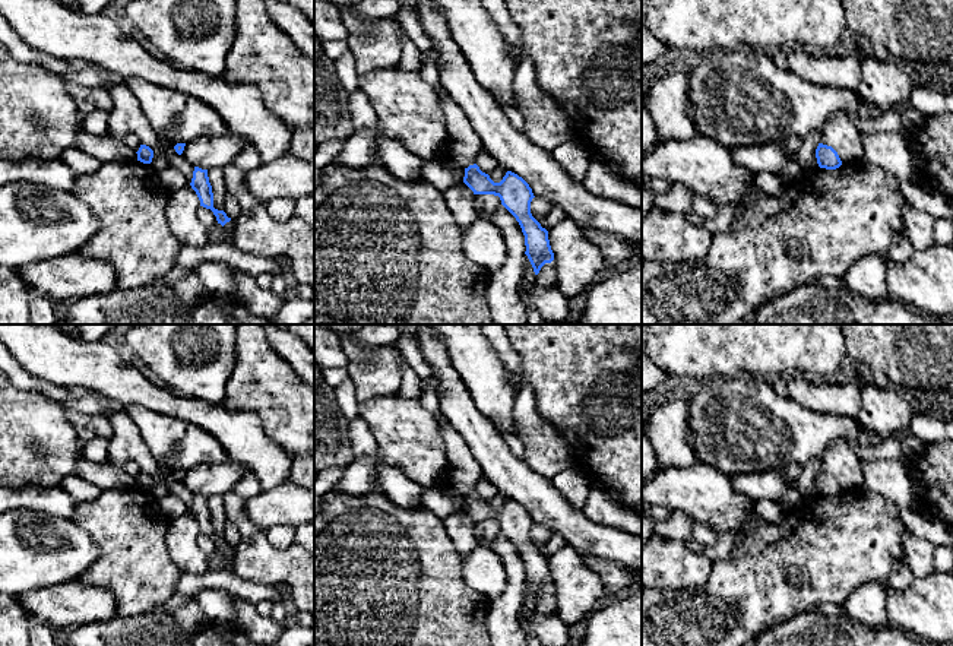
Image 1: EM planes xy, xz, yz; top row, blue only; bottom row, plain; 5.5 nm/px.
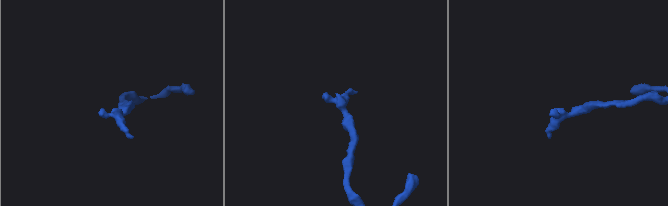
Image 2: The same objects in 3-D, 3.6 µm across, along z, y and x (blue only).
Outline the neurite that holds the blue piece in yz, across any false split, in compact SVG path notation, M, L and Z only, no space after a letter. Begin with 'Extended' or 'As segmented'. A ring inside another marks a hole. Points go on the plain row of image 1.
As segmented. M819 471L816 485L820 495L836 497L842 493L838 479L832 474L823 471Z

